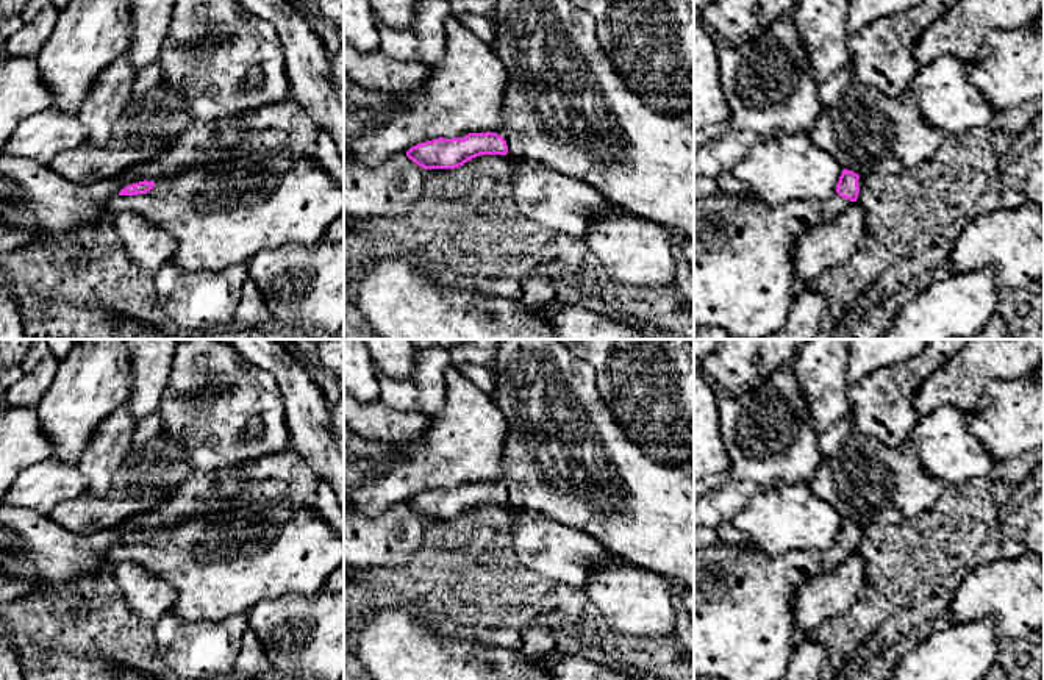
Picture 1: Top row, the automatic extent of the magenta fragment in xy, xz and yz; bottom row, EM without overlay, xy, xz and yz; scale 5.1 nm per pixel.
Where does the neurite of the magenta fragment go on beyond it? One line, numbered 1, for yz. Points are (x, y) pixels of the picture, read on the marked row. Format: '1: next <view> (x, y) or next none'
1: next yz (744, 283)

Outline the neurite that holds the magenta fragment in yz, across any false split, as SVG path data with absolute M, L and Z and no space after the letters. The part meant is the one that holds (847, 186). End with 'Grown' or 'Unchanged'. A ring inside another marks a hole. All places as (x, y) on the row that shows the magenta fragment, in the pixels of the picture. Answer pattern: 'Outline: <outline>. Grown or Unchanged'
Outline: M844 169L836 184L836 192L830 199L825 199L825 200L808 199L800 202L789 202L781 206L770 206L752 194L741 199L741 197L728 195L722 191L716 195L694 200L694 325L700 328L710 328L710 327L722 328L728 333L730 339L764 339L766 336L770 336L775 331L781 330L786 324L786 319L791 313L791 306L797 295L796 292L797 280L796 280L794 263L791 255L796 241L806 230L827 224L835 217L841 216L852 202L856 202L860 194L858 180L860 180L858 174Z. Grown

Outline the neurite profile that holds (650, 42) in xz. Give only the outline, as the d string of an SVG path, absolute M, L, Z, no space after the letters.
M570 0L597 23L597 41L622 81L660 113L694 120L694 0Z

